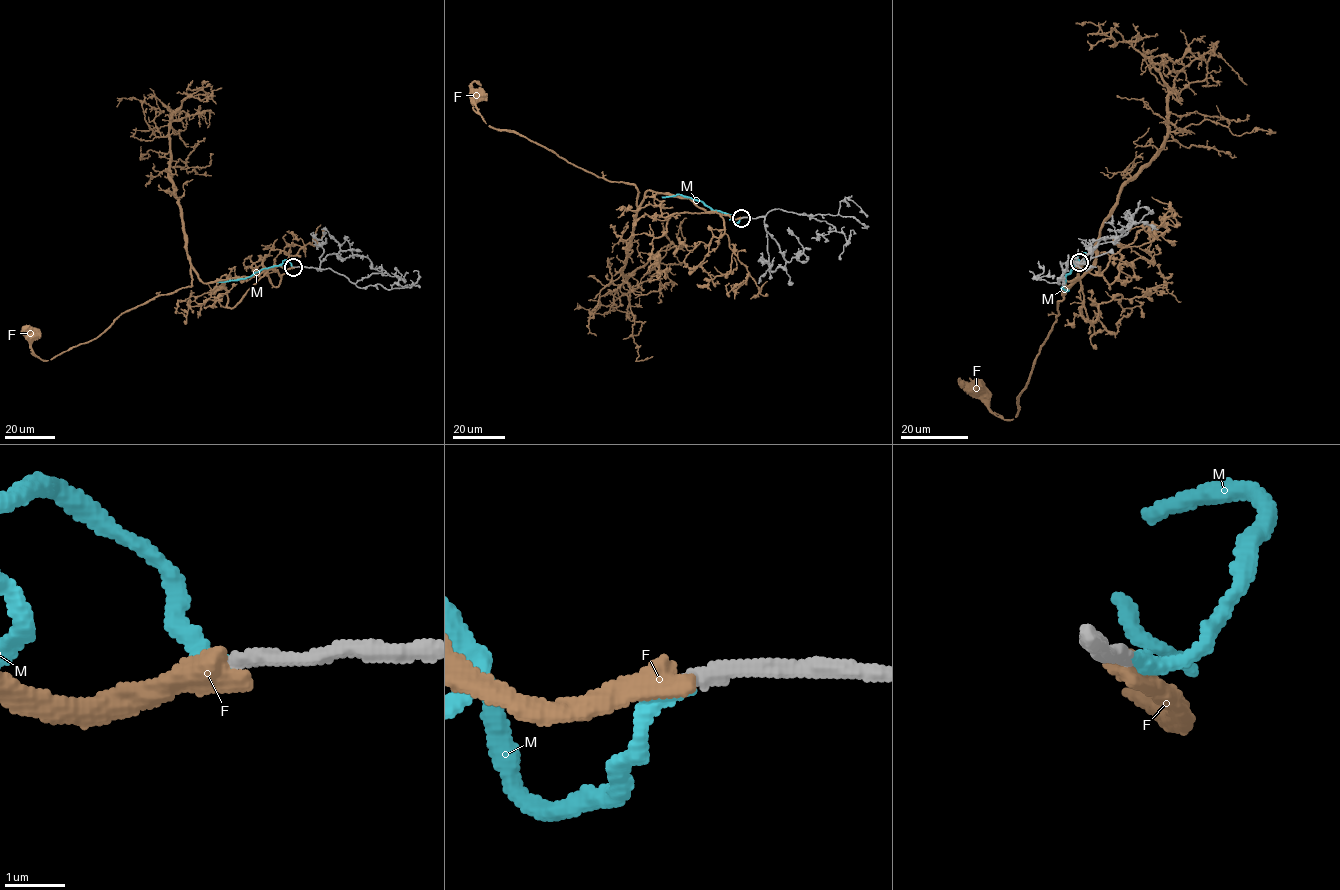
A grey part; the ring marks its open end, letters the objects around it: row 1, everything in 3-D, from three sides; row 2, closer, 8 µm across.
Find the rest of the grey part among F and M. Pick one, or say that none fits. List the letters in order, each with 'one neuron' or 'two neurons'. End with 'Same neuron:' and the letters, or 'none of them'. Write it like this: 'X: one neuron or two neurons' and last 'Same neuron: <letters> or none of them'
F: two neurons
M: one neuron
Same neuron: M

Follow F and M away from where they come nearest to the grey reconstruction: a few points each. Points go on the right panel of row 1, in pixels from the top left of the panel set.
F: (1078, 263), (1062, 294), (1085, 274), (1058, 302), (1015, 417), (996, 416), (977, 387)
M: (1078, 262), (1085, 258), (1085, 253), (1080, 254), (1066, 275), (1062, 288), (1068, 290)

